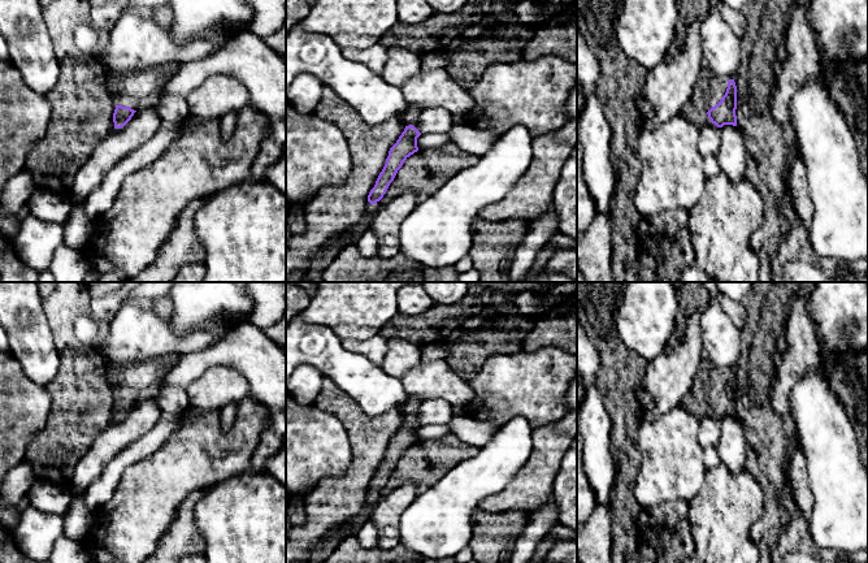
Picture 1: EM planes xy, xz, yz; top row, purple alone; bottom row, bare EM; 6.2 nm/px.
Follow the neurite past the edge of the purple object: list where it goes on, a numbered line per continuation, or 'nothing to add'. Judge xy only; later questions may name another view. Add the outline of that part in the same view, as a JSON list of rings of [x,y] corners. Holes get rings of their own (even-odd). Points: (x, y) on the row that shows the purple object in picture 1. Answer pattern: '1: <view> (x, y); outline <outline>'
1: xy (138, 90); outline [[[169,62],[140,72],[113,75],[110,82],[116,104],[134,111],[157,105],[161,92],[179,66],[177,62]]]

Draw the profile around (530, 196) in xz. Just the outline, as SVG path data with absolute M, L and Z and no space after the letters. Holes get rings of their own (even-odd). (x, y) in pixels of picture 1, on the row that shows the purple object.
M568 121L561 129L537 137L531 142L529 168L509 192L478 213L487 221L525 220L544 215L565 160L577 146L577 124Z

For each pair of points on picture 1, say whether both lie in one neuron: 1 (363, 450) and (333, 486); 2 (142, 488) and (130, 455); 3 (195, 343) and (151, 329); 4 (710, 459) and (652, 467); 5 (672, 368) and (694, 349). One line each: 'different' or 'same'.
1: same
2: different
3: same
4: different
5: same

